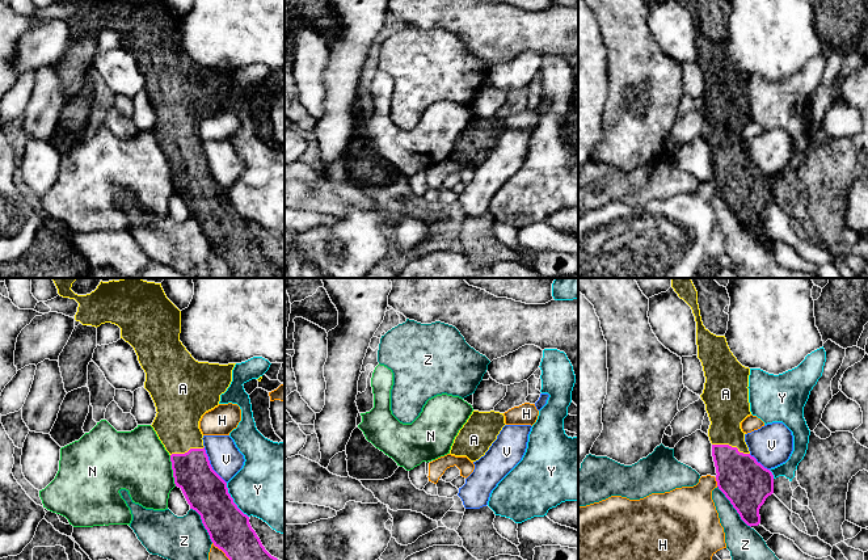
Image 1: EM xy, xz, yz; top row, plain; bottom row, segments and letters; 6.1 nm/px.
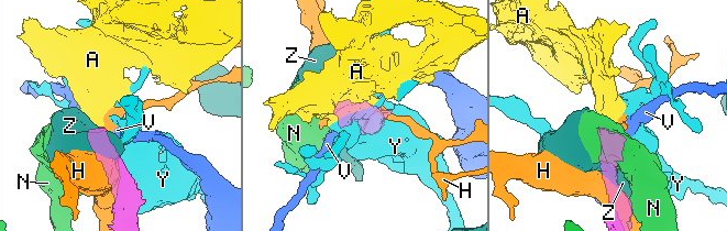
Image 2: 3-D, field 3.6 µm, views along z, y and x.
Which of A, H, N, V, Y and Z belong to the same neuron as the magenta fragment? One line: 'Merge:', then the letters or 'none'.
Merge: A

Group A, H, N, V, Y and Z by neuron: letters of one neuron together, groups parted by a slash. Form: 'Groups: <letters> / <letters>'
Groups: A / H / N / V / Y / Z

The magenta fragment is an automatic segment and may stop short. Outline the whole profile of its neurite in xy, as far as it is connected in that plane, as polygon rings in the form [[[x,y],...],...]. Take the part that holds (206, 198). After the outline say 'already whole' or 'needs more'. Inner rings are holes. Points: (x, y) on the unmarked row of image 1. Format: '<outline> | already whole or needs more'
[[[165,0],[59,1],[75,5],[79,9],[75,21],[76,28],[96,34],[105,29],[115,30],[121,34],[121,45],[134,54],[138,67],[146,79],[144,94],[149,98],[157,118],[151,132],[170,161],[174,190],[182,197],[190,215],[201,222],[211,248],[229,265],[233,278],[285,278],[278,265],[271,262],[262,252],[249,230],[249,223],[233,209],[233,205],[228,199],[227,189],[212,176],[203,152],[199,127],[206,118],[219,111],[220,101],[227,97],[232,88],[232,76],[236,70],[219,71],[195,67],[180,47],[181,17]]] | needs more

